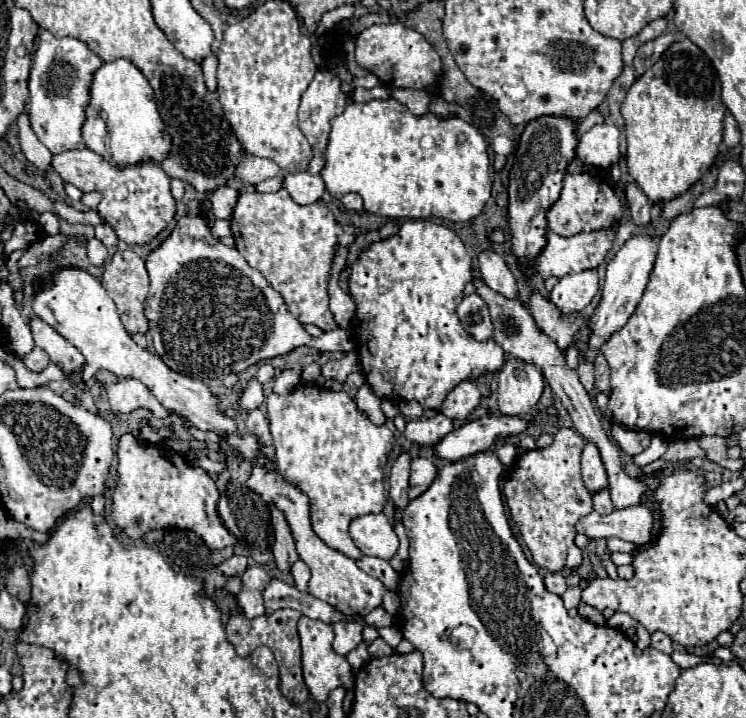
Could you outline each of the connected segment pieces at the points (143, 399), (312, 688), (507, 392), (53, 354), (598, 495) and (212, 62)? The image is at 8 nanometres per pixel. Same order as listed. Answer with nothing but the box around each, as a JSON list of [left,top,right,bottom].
[[107,378,175,418],[299,616,353,702],[497,358,543,416],[29,318,85,372],[593,488,613,514],[201,54,217,90]]

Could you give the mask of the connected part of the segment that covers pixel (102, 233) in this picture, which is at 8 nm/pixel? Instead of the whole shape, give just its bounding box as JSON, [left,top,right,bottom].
[95,224,117,248]

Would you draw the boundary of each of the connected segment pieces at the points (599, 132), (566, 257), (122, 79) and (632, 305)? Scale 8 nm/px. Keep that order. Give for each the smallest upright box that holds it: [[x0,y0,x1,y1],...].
[[577,124,619,168],[531,228,617,278],[83,58,169,166],[583,236,659,364]]

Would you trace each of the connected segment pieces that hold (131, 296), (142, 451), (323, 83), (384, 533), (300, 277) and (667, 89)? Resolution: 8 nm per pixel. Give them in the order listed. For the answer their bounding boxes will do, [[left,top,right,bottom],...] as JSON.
[[101,250,149,334],[113,434,237,550],[299,70,347,174],[349,514,399,560],[231,188,361,330],[621,40,725,204]]

